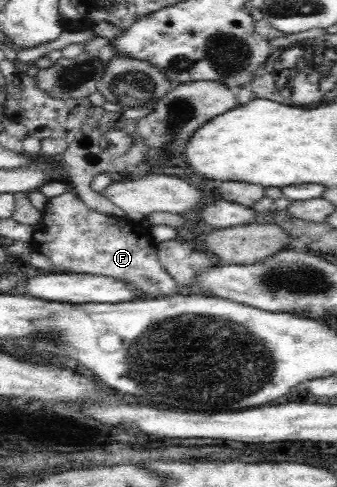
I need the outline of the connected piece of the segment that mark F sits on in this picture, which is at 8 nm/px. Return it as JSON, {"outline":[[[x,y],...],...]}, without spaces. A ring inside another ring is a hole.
{"outline":[[[70,188],[56,199],[43,201],[41,208],[43,215],[35,226],[31,248],[42,253],[56,272],[111,278],[142,299],[165,298],[177,293],[177,282],[159,261],[159,243],[152,238],[150,225],[96,211]]]}

